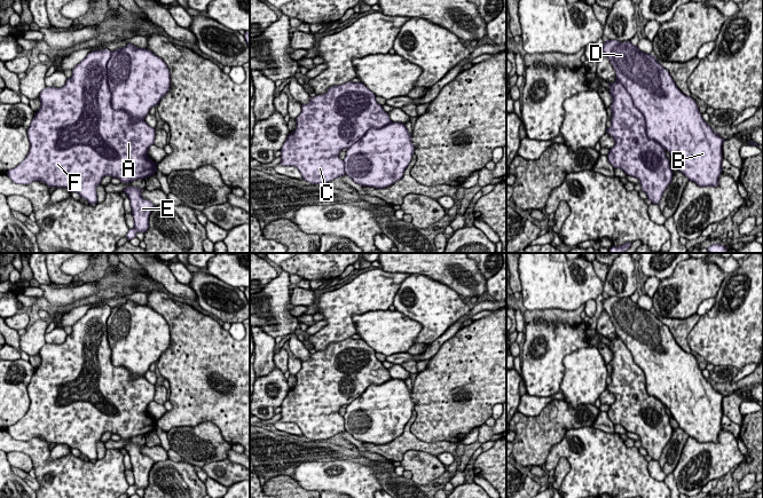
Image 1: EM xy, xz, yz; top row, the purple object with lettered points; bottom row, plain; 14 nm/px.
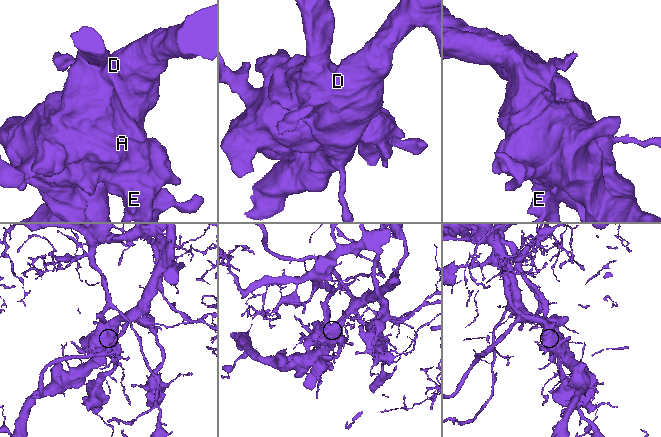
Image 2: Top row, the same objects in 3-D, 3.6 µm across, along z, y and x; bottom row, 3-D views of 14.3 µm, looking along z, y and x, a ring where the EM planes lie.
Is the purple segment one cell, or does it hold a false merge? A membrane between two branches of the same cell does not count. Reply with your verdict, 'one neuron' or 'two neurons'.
two neurons

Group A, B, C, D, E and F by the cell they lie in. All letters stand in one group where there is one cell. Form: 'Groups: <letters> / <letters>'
Groups: A C E F / B D

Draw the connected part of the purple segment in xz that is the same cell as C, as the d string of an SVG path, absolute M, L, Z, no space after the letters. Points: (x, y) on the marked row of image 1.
M346 82L340 86L330 87L325 94L309 98L308 104L301 105L301 113L297 117L297 128L290 133L283 143L281 151L282 166L294 166L299 169L302 179L312 184L328 183L345 174L344 160L339 153L361 140L370 128L380 128L392 120L388 113L376 101L376 95L362 82Z

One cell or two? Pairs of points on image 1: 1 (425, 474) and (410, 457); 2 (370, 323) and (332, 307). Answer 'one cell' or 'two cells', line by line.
1: one cell
2: two cells

